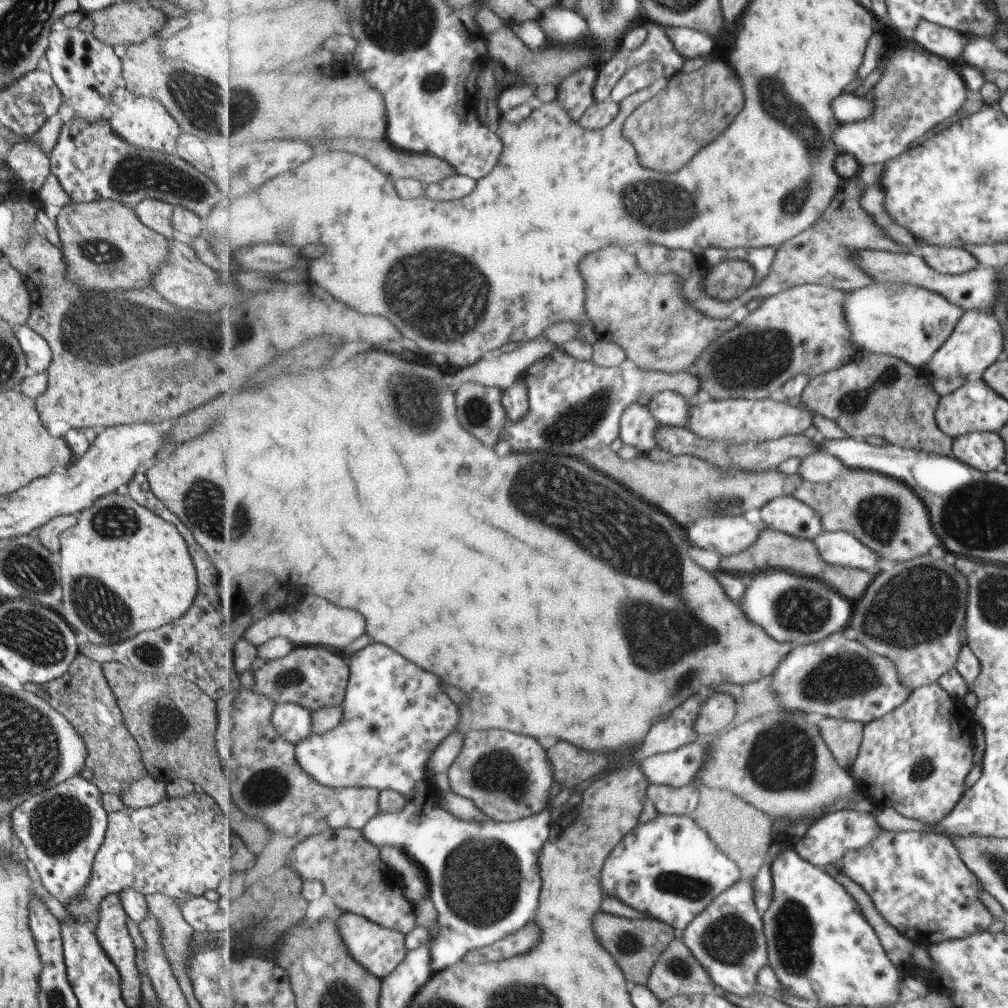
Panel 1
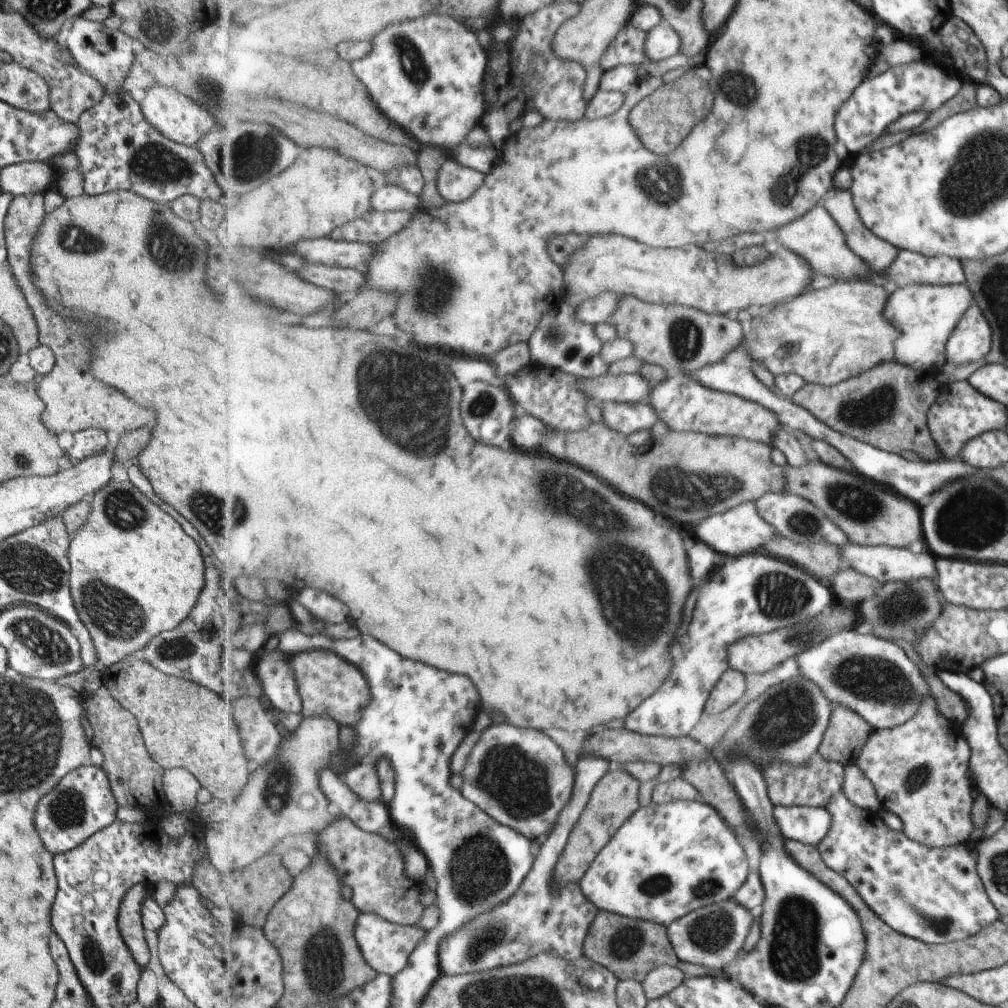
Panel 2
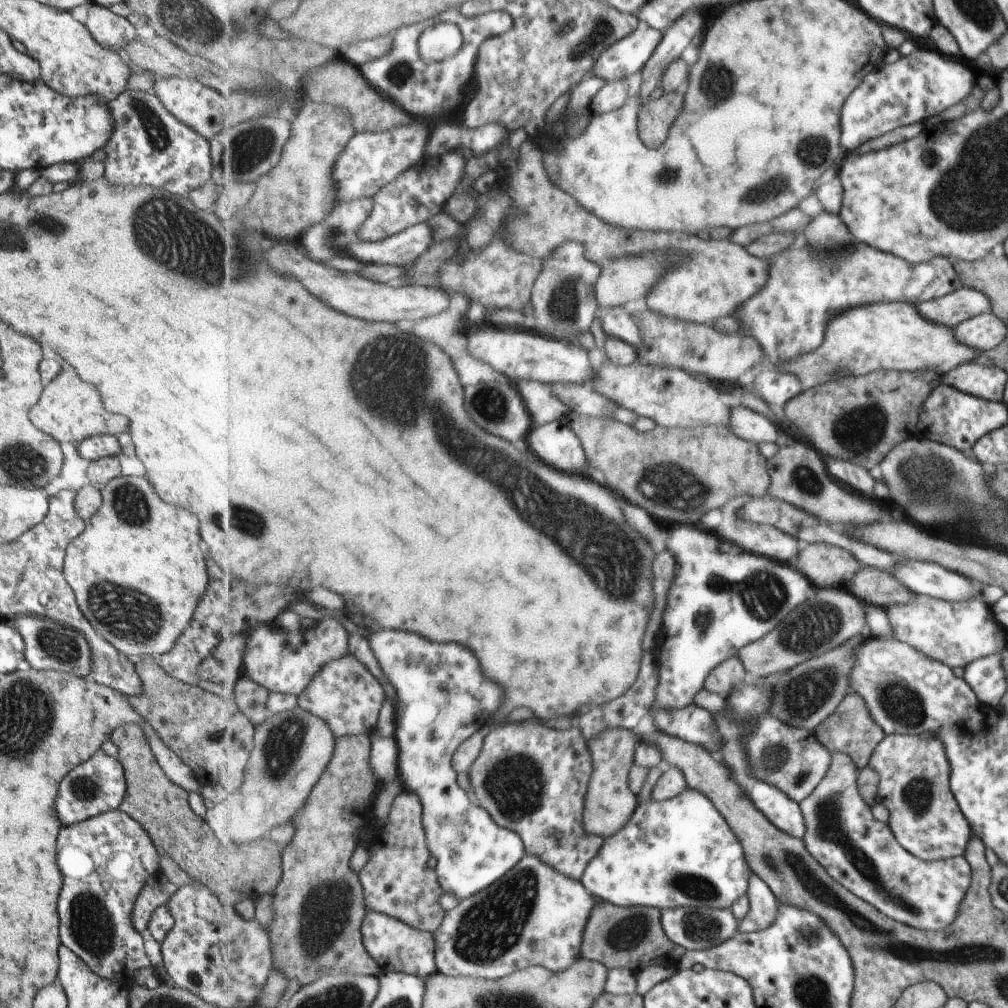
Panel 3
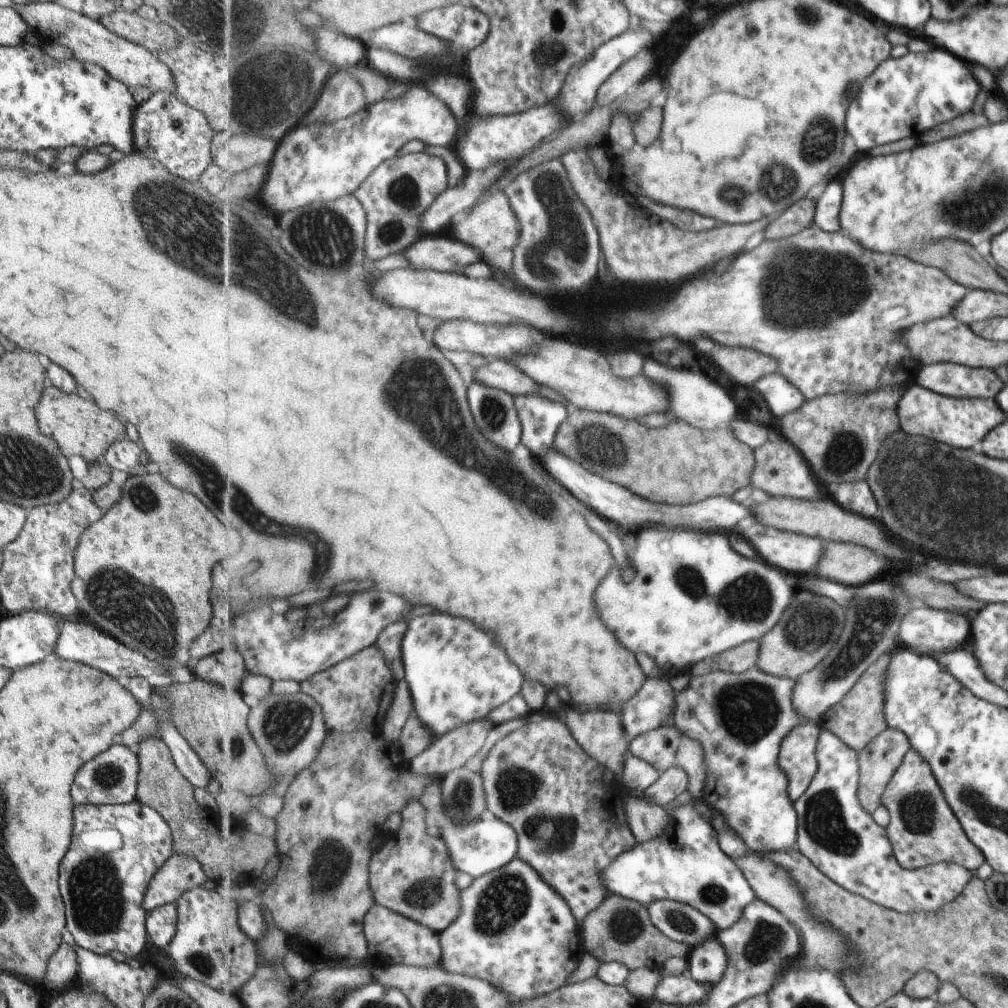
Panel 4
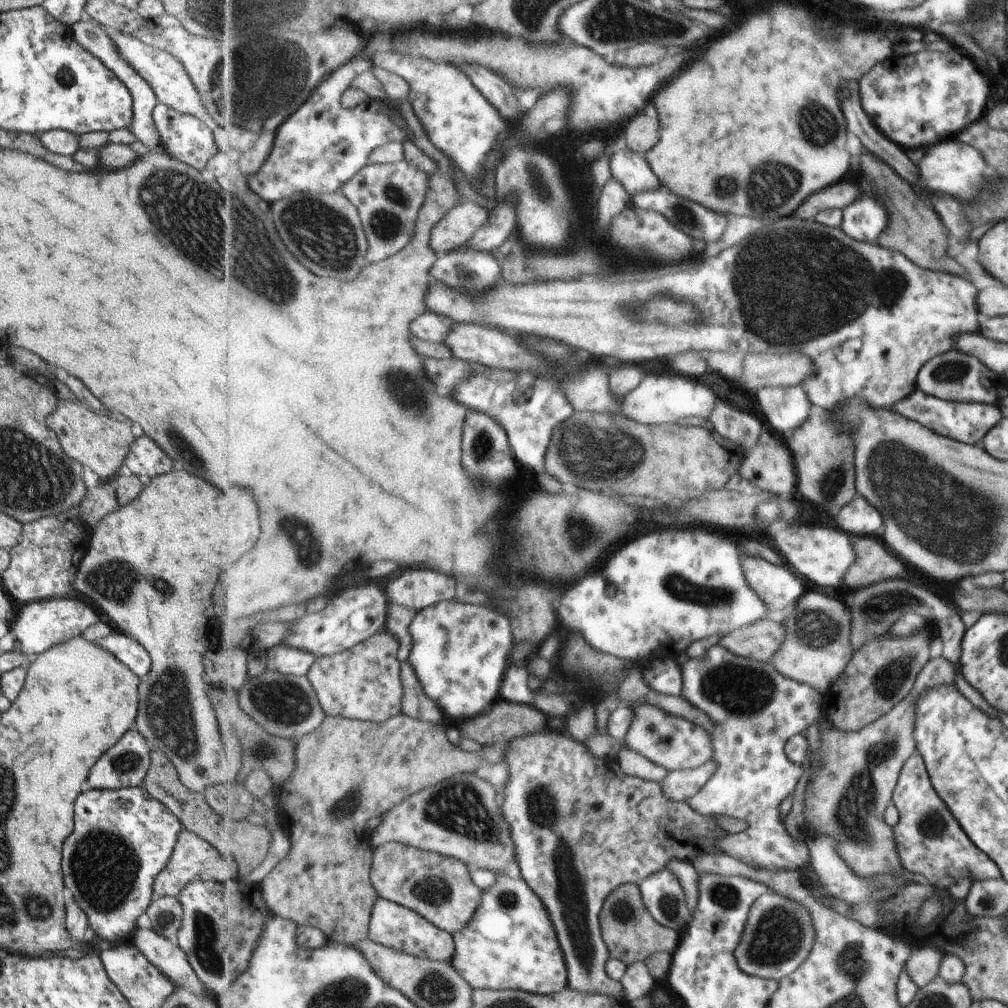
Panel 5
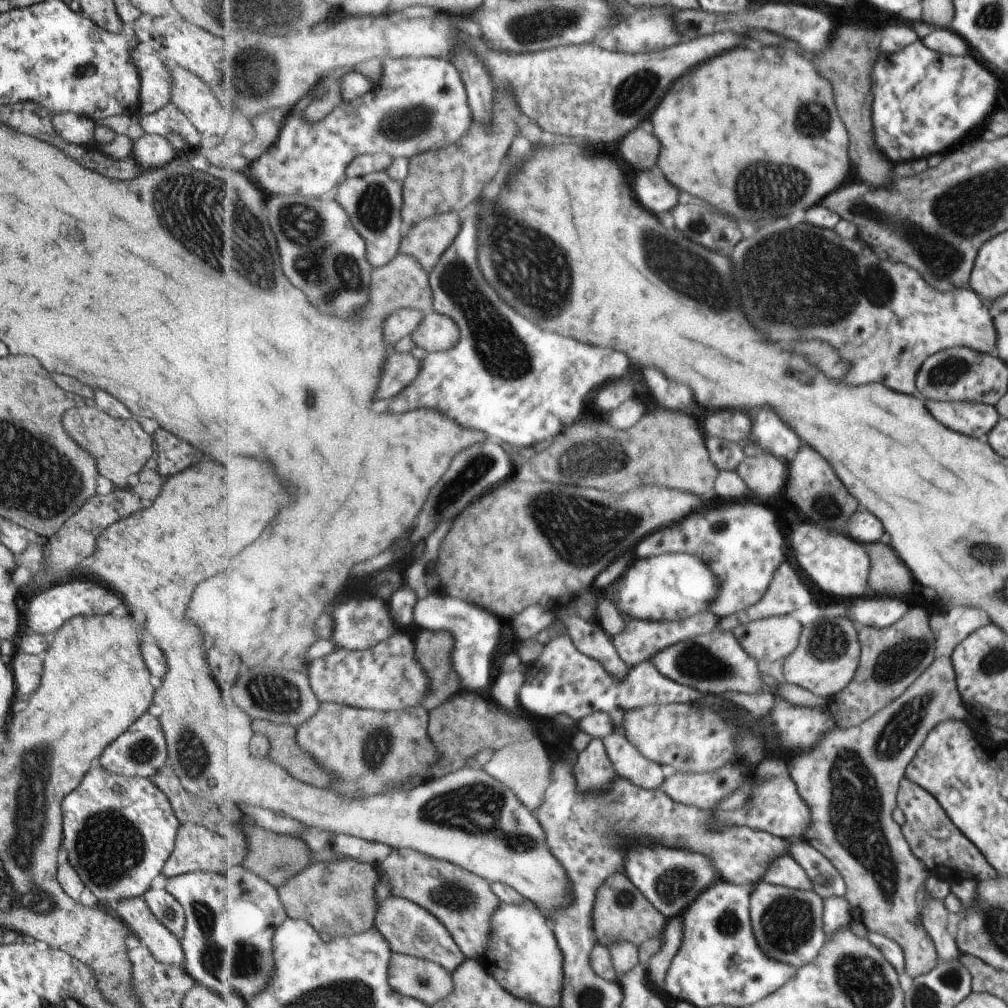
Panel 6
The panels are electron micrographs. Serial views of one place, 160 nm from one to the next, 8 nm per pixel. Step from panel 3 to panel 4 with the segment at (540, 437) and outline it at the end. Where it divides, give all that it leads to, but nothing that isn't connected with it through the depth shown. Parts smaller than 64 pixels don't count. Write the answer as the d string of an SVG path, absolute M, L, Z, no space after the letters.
M551 446L549 456L547 456L547 464L544 465L550 474L553 474L575 498L583 500L585 504L595 508L595 512L606 520L619 525L623 530L643 530L652 526L673 526L673 528L689 528L689 530L709 531L709 530L731 530L735 529L737 524L745 518L755 518L755 512L751 510L751 506L755 504L765 504L769 502L769 497L762 491L755 492L755 495L748 503L738 503L732 499L723 497L713 497L699 504L691 504L691 506L669 506L669 504L655 504L649 502L641 496L637 496L635 492L623 488L621 484L613 484L607 482L605 478L601 478L597 473L591 472L584 468L581 463L577 463L571 458L561 454L557 448Z

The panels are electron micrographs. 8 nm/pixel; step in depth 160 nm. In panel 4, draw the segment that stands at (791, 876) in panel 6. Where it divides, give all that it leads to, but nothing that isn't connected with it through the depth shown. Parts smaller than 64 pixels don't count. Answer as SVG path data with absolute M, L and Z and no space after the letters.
M755 668L743 674L731 672L709 672L694 676L689 687L677 695L677 708L673 724L679 732L701 742L705 752L707 782L703 790L702 803L711 804L723 812L727 826L741 834L751 851L771 852L771 850L790 850L798 847L799 818L794 802L789 800L787 788L789 778L781 770L779 752L787 734L804 723L803 716L795 710L793 690L795 680L777 677Z

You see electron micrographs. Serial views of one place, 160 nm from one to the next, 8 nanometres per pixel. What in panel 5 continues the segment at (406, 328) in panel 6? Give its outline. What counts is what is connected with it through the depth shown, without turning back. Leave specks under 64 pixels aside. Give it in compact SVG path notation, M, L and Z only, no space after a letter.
M428 310L415 322L411 323L411 336L416 340L426 340L429 342L444 342L444 338L448 335L452 327L450 318L438 313L437 311Z

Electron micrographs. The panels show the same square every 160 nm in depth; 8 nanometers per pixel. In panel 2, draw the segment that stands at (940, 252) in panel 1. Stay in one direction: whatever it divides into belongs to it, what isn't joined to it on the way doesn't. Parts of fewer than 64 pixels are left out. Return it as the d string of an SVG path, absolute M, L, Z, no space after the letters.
M898 250L895 260L885 270L890 290L907 284L964 285L966 274L961 260L938 255L922 256L917 252Z

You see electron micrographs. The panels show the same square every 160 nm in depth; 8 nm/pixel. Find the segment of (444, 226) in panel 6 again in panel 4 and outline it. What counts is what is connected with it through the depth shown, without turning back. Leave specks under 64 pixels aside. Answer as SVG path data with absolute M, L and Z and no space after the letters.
M495 188L493 194L488 193L463 218L459 219L459 222L454 222L448 227L445 235L480 248L487 257L491 257L503 250L511 250L519 242L517 240L519 238L519 224L517 224L515 212L511 208L511 202L507 202L507 194L503 194Z

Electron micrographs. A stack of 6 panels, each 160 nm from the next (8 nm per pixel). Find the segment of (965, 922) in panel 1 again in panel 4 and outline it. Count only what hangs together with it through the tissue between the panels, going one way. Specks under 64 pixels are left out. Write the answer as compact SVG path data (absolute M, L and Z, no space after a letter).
M821 726L821 738L817 748L819 770L809 790L795 801L799 818L797 849L809 858L828 878L854 894L885 906L887 910L905 912L935 912L947 902L954 901L971 881L972 872L961 864L939 862L922 868L906 869L899 866L894 851L887 840L887 828L875 822L874 814L863 808L859 800L860 765L859 754L841 738Z

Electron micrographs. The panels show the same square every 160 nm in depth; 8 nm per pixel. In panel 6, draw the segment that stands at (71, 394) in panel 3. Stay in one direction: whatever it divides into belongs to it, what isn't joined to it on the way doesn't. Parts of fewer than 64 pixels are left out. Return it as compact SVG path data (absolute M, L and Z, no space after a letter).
M83 404L68 409L62 414L61 422L67 434L71 434L71 438L95 459L98 474L111 480L115 488L128 488L135 476L150 465L155 454L151 436L147 436L139 424L135 424L134 420L113 418L96 405Z

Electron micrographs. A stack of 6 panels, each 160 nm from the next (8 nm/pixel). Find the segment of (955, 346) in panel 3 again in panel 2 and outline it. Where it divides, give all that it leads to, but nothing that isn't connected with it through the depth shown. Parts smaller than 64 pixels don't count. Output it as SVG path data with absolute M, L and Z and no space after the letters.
M836 282L822 290L808 289L804 294L773 304L764 315L751 320L747 325L745 342L735 351L745 351L755 363L762 365L774 377L796 373L806 379L806 383L834 386L850 380L881 362L894 358L894 343L899 338L899 330L887 322L885 306L890 289L872 282Z

